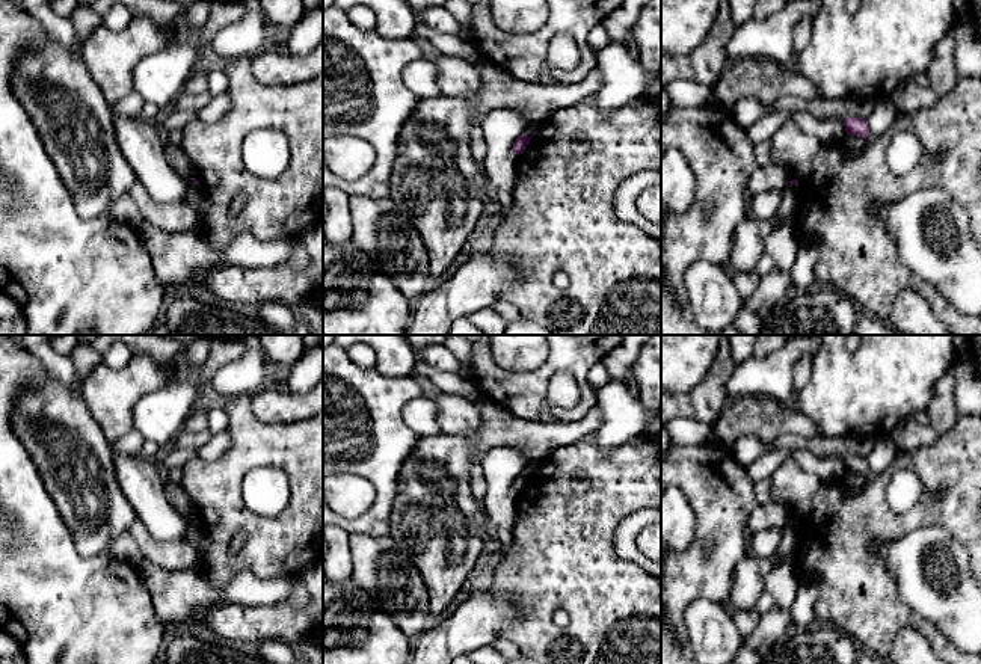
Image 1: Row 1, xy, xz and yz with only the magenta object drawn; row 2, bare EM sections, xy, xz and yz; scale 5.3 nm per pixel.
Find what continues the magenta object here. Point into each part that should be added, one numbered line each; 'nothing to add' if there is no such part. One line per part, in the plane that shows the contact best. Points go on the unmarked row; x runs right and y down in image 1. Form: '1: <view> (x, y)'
nothing to add

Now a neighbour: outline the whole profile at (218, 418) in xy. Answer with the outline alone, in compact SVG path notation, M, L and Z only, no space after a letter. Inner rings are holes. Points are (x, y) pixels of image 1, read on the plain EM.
M217 406L208 410L208 432L217 435L228 427L228 413L223 406Z

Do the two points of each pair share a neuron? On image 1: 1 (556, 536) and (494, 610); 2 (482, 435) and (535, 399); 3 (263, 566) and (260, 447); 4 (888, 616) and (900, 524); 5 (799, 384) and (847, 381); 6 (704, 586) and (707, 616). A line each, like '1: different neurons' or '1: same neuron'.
1: different neurons
2: different neurons
3: same neuron
4: same neuron
5: different neurons
6: different neurons

